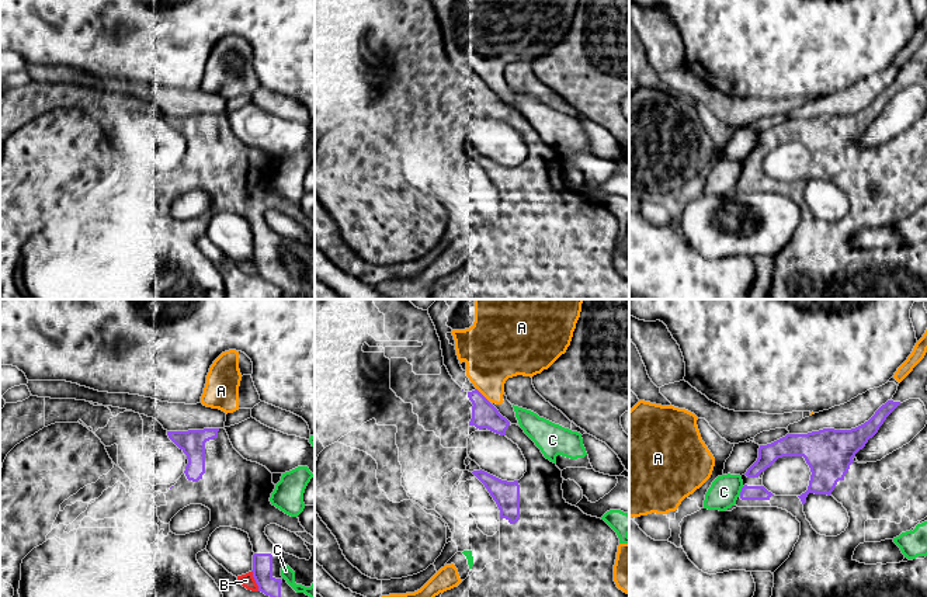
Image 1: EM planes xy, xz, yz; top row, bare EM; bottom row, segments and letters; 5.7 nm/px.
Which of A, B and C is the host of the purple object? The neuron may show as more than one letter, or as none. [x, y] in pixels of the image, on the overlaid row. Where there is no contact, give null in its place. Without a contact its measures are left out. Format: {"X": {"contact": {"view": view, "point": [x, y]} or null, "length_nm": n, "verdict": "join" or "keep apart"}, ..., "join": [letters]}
{"A": {"contact": {"view": "xz", "point": [482, 395]}, "length_nm": 120, "verdict": "keep apart"}, "B": {"contact": {"view": "xy", "point": [254, 579]}, "length_nm": 130, "verdict": "keep apart"}, "C": {"contact": {"view": "yz", "point": [742, 490]}, "length_nm": 60, "verdict": "keep apart"}, "join": []}

